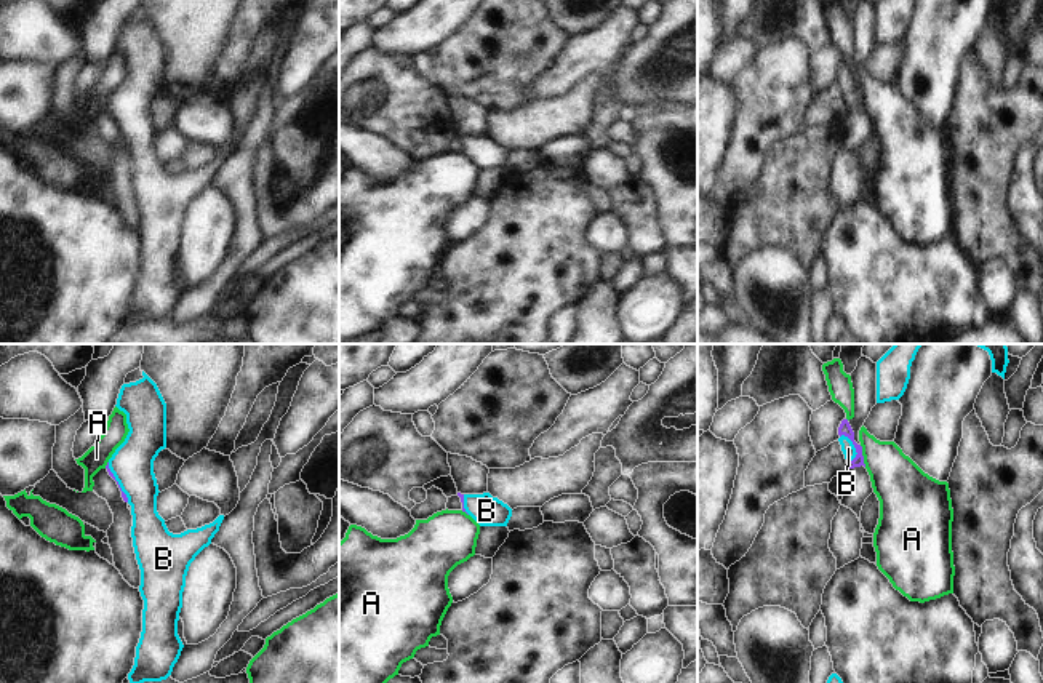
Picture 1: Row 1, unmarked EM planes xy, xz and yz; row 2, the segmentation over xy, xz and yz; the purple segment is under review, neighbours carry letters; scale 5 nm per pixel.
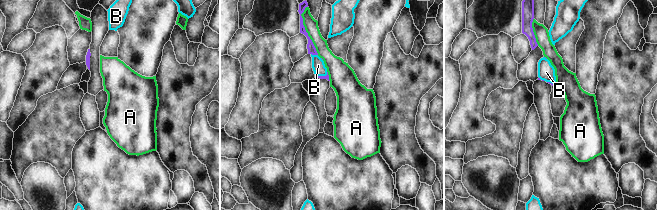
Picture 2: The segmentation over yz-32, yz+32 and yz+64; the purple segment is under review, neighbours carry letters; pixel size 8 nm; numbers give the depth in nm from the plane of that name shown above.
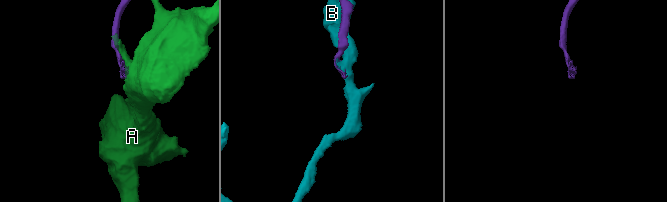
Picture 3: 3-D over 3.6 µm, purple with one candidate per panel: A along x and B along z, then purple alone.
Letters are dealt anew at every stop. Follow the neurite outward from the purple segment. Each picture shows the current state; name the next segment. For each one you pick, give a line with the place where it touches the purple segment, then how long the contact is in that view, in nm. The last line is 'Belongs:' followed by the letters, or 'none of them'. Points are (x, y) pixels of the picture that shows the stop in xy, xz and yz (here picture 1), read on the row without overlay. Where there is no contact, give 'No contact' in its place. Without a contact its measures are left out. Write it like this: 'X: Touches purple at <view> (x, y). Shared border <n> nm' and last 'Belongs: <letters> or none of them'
B: Touches purple at yz (855, 88). Shared border 150 nm
Belongs: B.

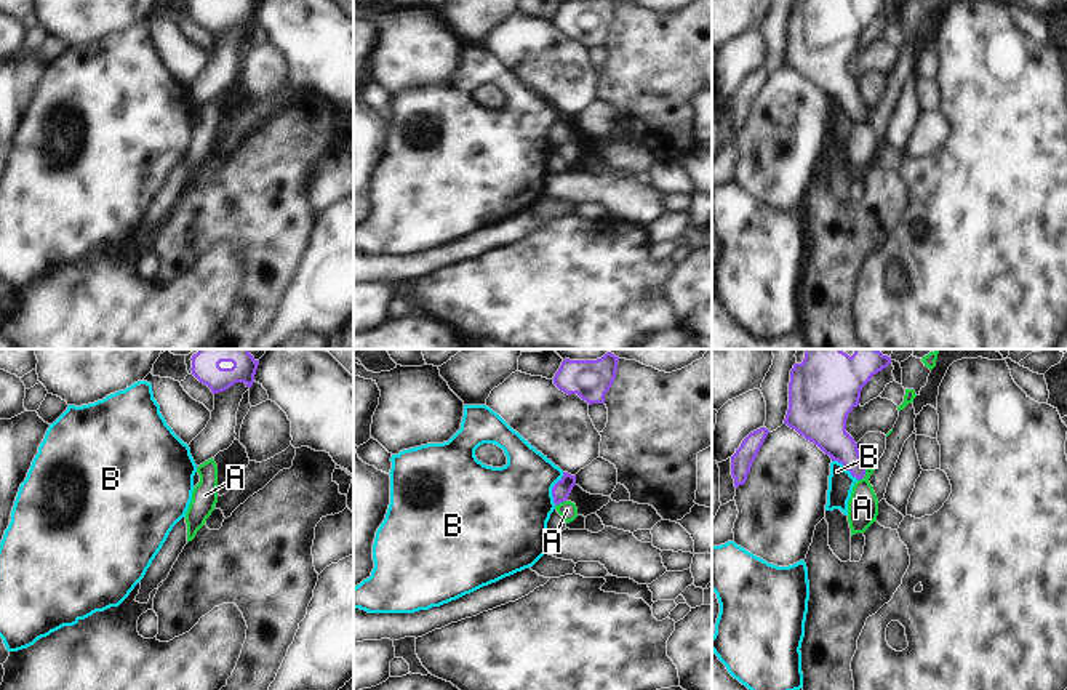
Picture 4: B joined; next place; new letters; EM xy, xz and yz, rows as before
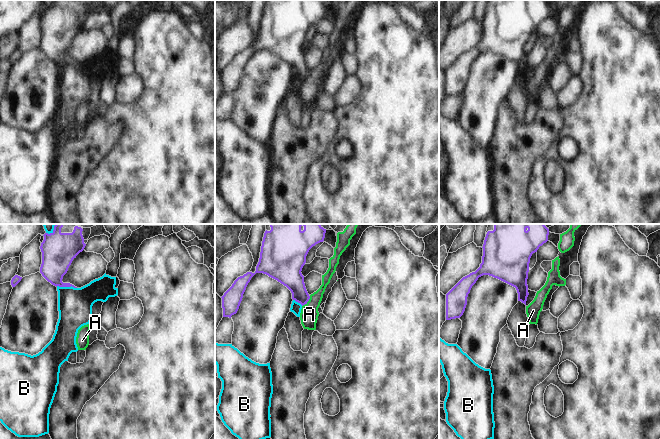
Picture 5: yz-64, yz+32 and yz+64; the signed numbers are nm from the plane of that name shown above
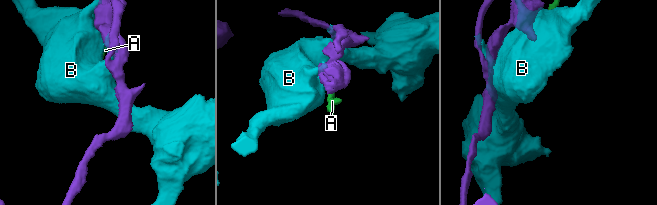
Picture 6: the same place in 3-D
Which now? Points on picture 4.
Belongs: none of them.

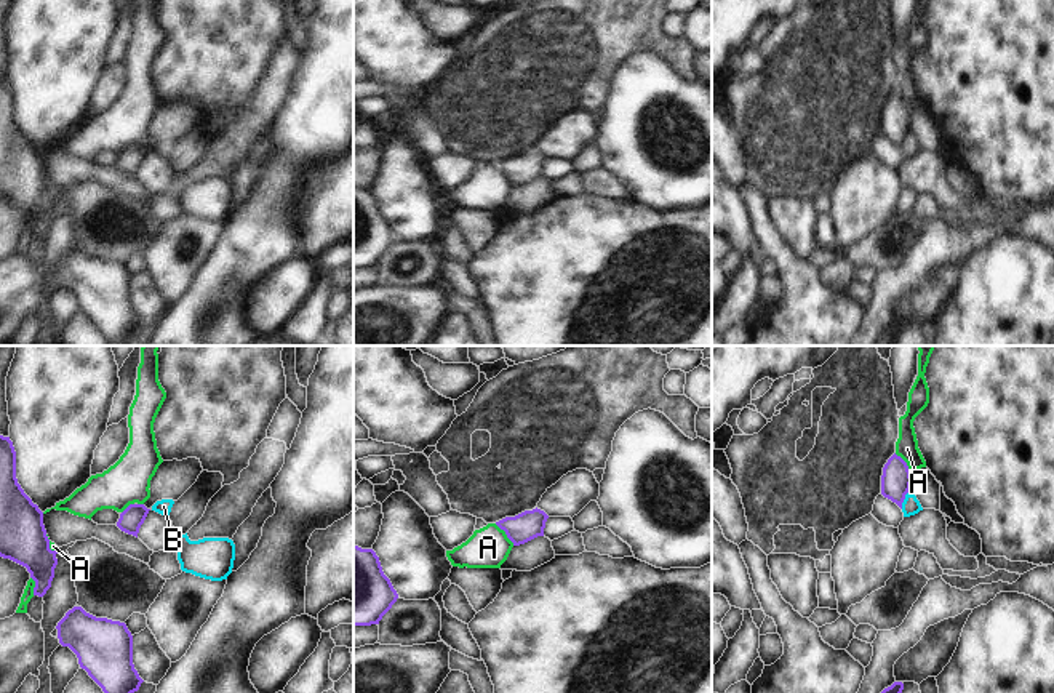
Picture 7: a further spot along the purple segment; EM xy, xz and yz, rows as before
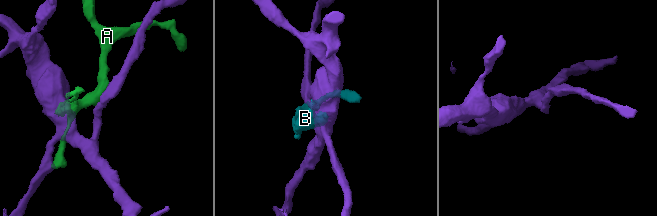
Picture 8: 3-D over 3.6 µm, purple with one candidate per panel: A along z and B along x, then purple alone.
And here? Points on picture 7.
Belongs: none of them.

